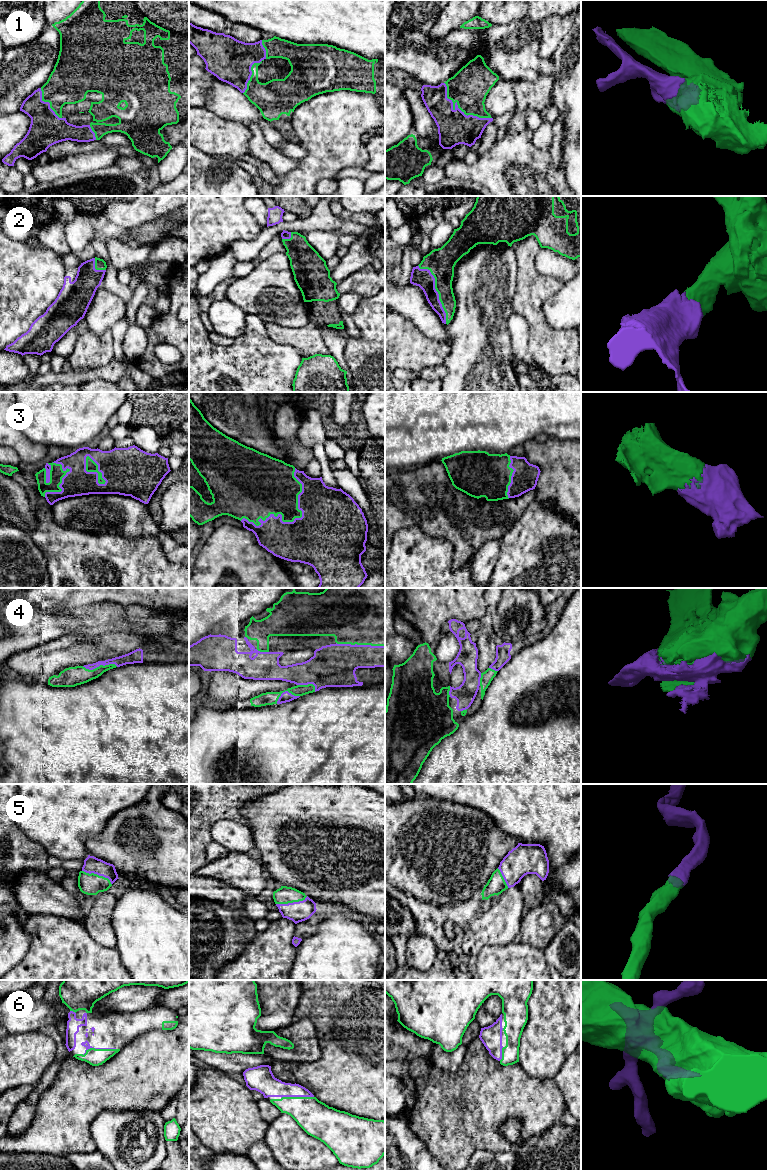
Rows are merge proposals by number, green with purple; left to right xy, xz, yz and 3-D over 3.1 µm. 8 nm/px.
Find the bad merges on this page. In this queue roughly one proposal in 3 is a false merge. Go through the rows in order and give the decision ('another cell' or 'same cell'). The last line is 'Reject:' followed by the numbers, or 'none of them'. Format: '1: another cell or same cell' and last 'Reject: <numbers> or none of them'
1: same cell
2: same cell
3: same cell
4: same cell
5: same cell
6: same cell
Reject: none of them

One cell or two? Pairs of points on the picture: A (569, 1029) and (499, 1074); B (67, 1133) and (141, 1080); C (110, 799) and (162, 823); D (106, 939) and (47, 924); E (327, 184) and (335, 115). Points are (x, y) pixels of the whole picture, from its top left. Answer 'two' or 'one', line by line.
A: two
B: one
C: two
D: two
E: two

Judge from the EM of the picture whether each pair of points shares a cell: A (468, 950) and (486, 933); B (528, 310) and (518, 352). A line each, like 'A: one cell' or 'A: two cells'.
A: one cell
B: two cells

